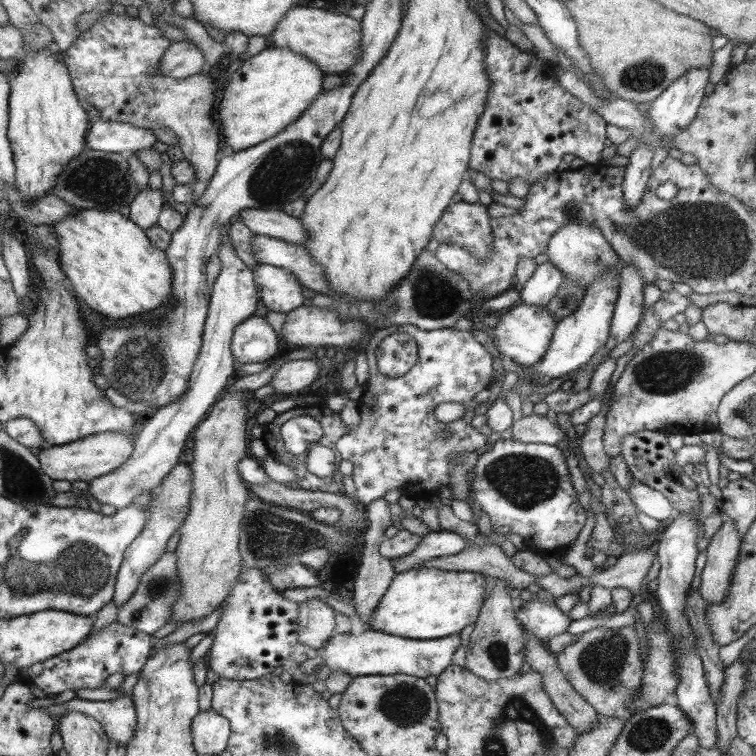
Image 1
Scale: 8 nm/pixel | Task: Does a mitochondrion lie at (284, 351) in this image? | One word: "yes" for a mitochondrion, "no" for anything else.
no

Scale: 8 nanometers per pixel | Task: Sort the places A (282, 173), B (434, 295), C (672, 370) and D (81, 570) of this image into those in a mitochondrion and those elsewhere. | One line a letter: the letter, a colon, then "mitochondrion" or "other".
A: mitochondrion
B: mitochondrion
C: mitochondrion
D: mitochondrion

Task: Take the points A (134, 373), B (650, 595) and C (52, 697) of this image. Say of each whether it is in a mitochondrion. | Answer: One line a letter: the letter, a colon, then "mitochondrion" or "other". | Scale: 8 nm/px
A: mitochondrion
B: other
C: other

